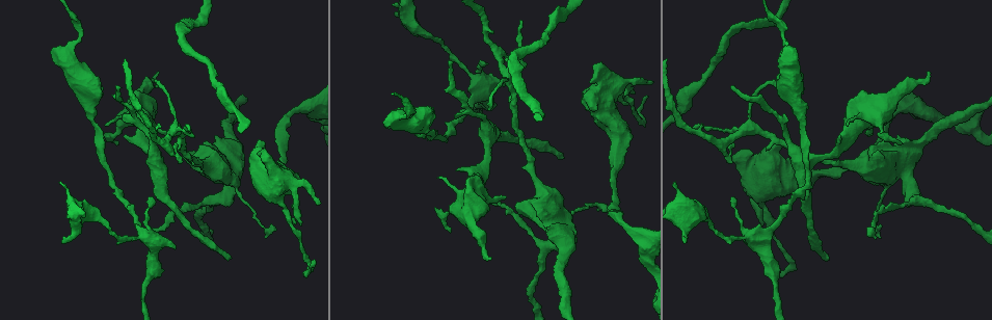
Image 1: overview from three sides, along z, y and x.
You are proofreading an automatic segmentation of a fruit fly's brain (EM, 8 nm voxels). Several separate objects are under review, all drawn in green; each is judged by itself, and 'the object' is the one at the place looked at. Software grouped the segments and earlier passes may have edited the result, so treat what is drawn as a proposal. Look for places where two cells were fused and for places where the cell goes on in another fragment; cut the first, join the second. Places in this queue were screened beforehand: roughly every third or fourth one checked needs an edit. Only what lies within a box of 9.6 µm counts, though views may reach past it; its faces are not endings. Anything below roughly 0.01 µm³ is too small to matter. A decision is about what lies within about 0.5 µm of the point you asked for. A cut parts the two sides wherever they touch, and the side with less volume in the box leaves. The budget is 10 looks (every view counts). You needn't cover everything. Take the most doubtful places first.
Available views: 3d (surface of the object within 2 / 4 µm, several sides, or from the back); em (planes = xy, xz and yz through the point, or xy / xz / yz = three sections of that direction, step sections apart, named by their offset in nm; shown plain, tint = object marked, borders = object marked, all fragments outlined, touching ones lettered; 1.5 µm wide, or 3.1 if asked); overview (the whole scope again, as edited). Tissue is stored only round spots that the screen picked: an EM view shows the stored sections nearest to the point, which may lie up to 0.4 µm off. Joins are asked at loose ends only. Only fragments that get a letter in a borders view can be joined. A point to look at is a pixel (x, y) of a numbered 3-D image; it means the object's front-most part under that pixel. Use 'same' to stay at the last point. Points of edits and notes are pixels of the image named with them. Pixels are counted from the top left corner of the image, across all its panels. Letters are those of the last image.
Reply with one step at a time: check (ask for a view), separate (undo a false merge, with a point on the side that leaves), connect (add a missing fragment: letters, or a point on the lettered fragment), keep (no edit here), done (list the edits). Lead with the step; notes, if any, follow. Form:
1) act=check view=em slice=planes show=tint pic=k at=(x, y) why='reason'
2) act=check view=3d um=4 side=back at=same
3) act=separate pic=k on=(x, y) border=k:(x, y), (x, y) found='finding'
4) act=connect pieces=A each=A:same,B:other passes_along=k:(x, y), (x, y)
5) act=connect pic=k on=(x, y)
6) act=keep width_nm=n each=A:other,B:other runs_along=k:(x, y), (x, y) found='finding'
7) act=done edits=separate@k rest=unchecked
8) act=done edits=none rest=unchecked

act=check view=em slice=yz step=8 show=borders pic=1 at=(827, 260) why='end of a long branch'

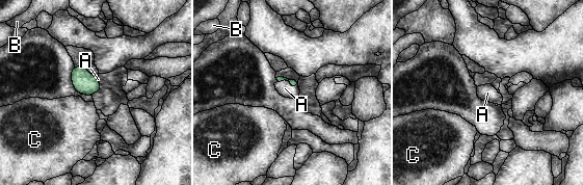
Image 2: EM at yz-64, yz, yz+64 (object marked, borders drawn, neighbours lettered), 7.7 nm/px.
act=connect pieces=A each=A:same,B:other,C:other passes_along=2:(279, 79), (286, 80), (285, 88) found='the cell continues'

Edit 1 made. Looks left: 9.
act=check view=em slice=xy step=8 show=tint pic=1 at=(866, 236) why='free end'

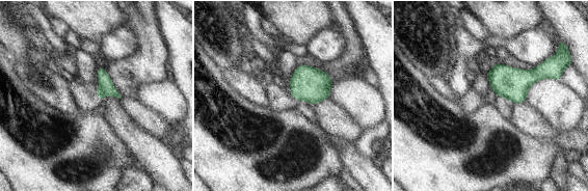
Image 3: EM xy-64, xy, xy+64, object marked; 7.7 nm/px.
act=check view=em slice=planes show=borders at=same why='cut it another way'

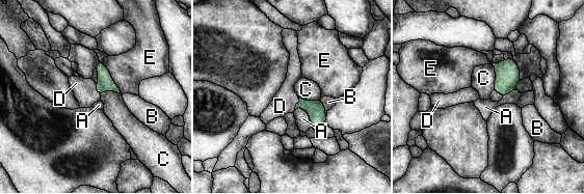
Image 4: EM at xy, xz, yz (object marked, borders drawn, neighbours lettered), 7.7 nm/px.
act=connect pieces=D each=A:other,B:other,C:other,D:same,E:other passes_along=4:(316, 110), (297, 103), (285, 101) found='the cell continues'

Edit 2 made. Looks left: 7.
act=check view=overview why='redraw'

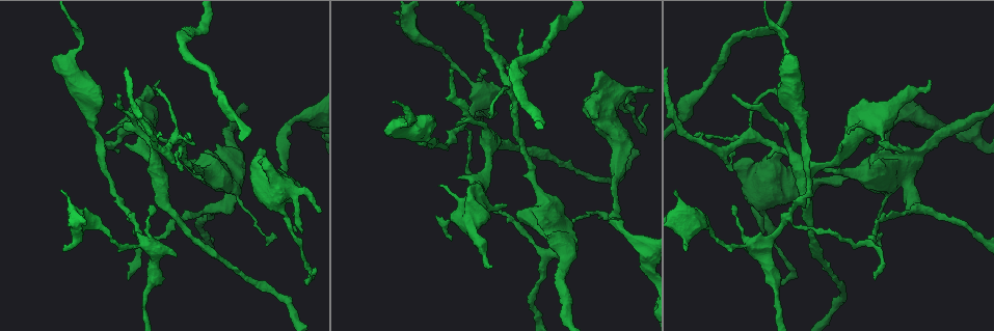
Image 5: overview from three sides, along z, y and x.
act=check view=3d um=2 side=back pic=5 at=(123, 95) why='thin end'

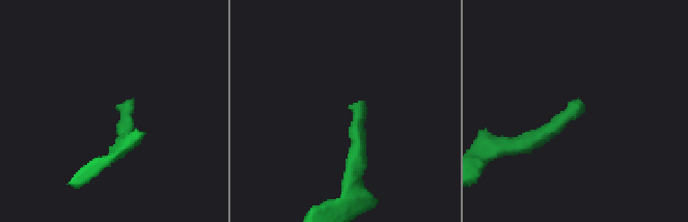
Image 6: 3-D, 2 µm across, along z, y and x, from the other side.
act=check view=em slice=yz step=8 show=borders pic=6 at=(349, 108)

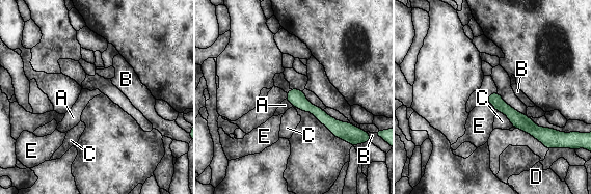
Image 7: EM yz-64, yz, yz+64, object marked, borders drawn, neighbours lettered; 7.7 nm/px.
act=keep each=A:other,B:other,C:other,D:other,E:other found='none of them fits'

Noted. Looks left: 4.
act=check view=em slice=planes show=tint pic=5 at=(690, 217) why='thick turns thin'

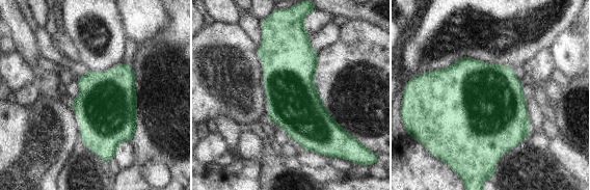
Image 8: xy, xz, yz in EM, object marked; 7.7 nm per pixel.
act=check view=em slice=planes show=borders at=same

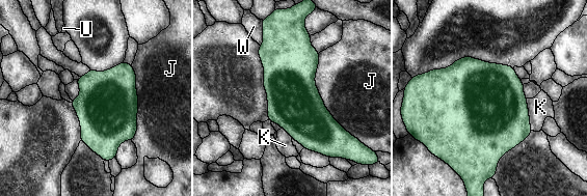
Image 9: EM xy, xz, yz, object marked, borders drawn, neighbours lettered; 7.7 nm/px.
act=keep each=J:other,K:other,U:other,W:other border=9:(318, 53), (316, 88), (353, 136) found='continuous, no second cell'

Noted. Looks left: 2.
act=done edits=connect@2,connect@4 rest=unchecked

